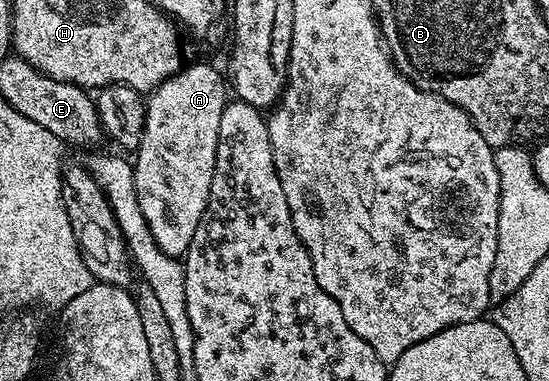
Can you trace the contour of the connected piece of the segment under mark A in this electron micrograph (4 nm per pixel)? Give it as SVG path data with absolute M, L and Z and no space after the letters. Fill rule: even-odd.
M187 63L146 100L144 134L136 150L138 157L132 160L134 199L138 201L137 215L148 224L152 240L169 256L185 257L206 209L216 166L220 114L228 103L224 76L223 80L210 64Z

